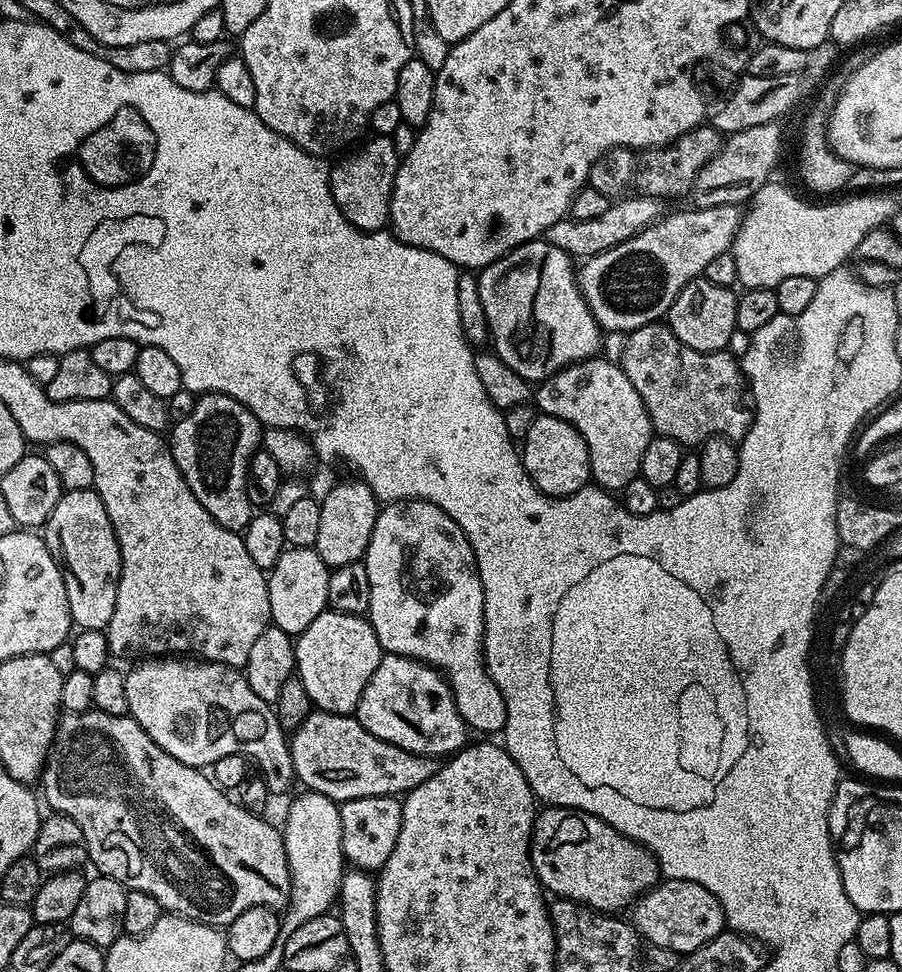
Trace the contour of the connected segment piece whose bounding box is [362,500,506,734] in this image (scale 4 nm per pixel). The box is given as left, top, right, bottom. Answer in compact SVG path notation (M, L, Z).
M398 500L385 503L379 514L376 515L374 534L370 534L370 546L366 550L362 562L366 566L367 576L370 577L370 606L366 619L371 624L381 649L393 656L408 656L412 660L420 660L423 664L429 664L431 668L446 674L448 684L452 688L452 697L458 706L458 714L462 714L465 724L473 733L503 733L506 722L506 702L502 698L498 686L490 678L488 669L484 667L484 591L480 581L480 571L476 569L474 550L470 546L466 534L462 534L458 522L454 522L454 518L450 518L450 514L446 514L441 508L425 500Z

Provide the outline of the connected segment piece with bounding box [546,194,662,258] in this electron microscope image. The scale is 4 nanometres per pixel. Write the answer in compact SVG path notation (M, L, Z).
M637 194L633 200L628 199L620 198L609 203L606 214L601 214L598 218L586 220L565 218L554 222L554 226L550 226L546 233L548 243L558 246L558 250L562 250L573 258L597 256L630 238L634 238L641 230L649 228L650 225L661 219L661 201L657 197Z

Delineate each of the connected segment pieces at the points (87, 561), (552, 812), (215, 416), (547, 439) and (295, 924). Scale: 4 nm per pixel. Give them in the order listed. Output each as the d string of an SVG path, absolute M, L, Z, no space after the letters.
M95 487L70 490L50 510L50 518L42 525L44 545L60 565L70 602L72 623L80 630L104 630L114 614L114 598L120 581L120 547L106 514L106 506Z
M548 806L537 815L536 825L532 828L532 869L540 880L541 889L547 890L553 897L562 900L573 900L593 908L596 912L616 914L636 903L637 899L656 887L662 873L660 863L648 851L645 845L637 840L626 838L614 826L602 822L594 814L579 812L573 808L557 808Z
M205 392L197 395L194 410L190 414L179 417L170 428L172 457L182 478L186 478L186 486L194 490L194 498L202 502L206 514L210 514L214 522L218 522L224 528L229 528L232 532L243 533L254 515L254 509L246 494L246 482L248 481L248 464L261 444L262 425L258 417L246 406L242 406L242 402L221 392Z
M543 414L537 415L530 434L522 442L524 469L540 491L548 496L569 496L589 487L592 480L590 454L582 434L562 418Z
M303 791L302 795L291 802L284 824L282 823L282 831L291 878L289 903L281 915L279 930L280 944L285 944L286 938L290 938L294 931L302 926L302 923L308 922L312 918L327 915L333 909L339 899L341 880L346 871L346 861L342 850L342 822L339 805L337 801L326 798L325 795Z

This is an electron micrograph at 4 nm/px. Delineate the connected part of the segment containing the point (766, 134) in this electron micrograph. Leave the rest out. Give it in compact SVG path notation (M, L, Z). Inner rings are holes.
M773 122L762 126L750 126L750 130L733 132L694 182L690 196L696 199L696 208L713 208L723 204L739 204L751 201L763 184L773 179L772 171L780 160L780 127Z

